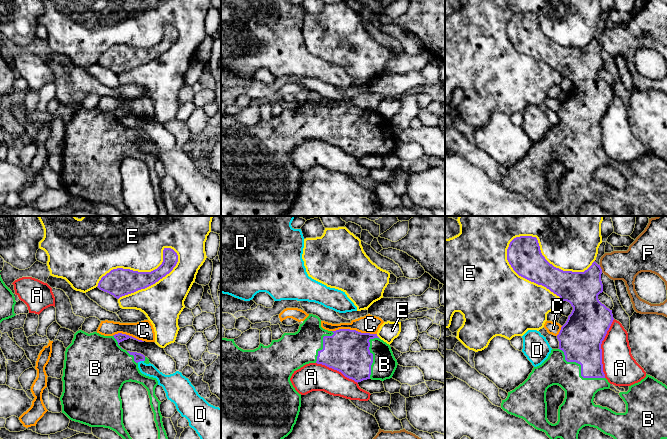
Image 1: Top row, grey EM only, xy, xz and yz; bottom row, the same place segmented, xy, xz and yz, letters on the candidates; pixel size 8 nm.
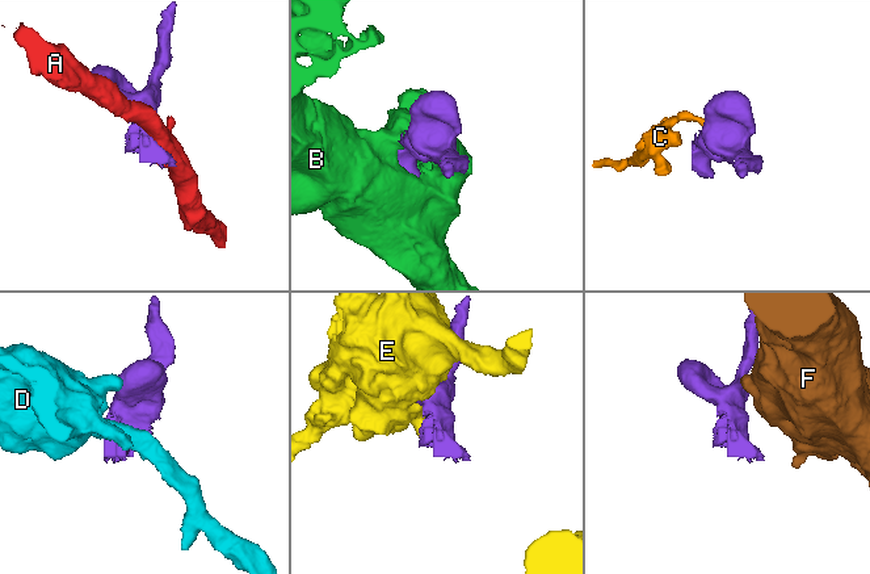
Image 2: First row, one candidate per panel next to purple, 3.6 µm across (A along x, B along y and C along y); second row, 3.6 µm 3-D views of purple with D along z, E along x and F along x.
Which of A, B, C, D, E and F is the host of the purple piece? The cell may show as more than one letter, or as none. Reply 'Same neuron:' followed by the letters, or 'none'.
Same neuron: B

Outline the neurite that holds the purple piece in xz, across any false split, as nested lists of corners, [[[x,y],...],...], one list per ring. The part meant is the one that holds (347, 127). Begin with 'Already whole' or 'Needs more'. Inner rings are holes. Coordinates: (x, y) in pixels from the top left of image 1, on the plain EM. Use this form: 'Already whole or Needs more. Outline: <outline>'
Needs more. Outline: [[[309,90],[303,99],[300,100],[297,108],[284,109],[280,115],[272,116],[271,120],[268,122],[264,122],[260,119],[259,123],[254,126],[243,126],[235,120],[234,115],[221,114],[221,216],[283,216],[287,213],[296,200],[301,183],[301,170],[295,166],[290,154],[296,146],[309,139],[325,141],[341,148],[345,153],[352,155],[357,159],[367,155],[381,157],[390,155],[398,141],[390,121],[381,116],[377,110],[361,109],[350,105],[328,107],[321,103],[320,94],[313,90]]]

